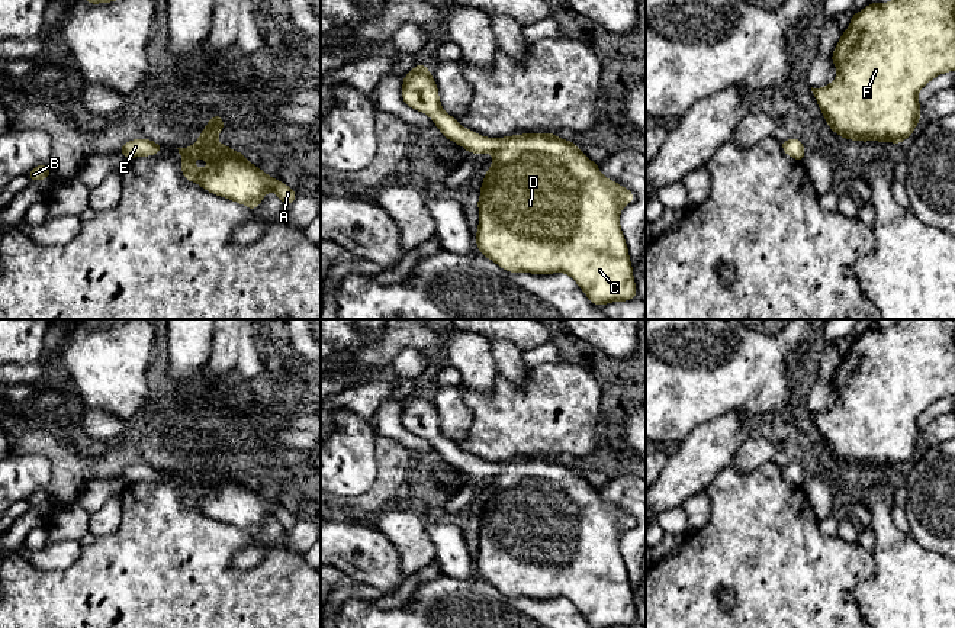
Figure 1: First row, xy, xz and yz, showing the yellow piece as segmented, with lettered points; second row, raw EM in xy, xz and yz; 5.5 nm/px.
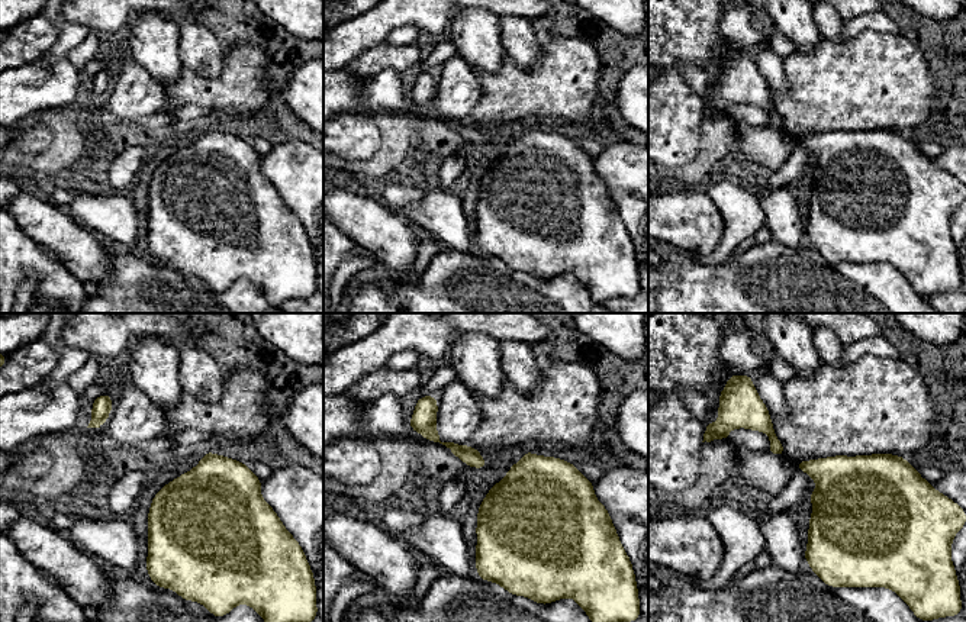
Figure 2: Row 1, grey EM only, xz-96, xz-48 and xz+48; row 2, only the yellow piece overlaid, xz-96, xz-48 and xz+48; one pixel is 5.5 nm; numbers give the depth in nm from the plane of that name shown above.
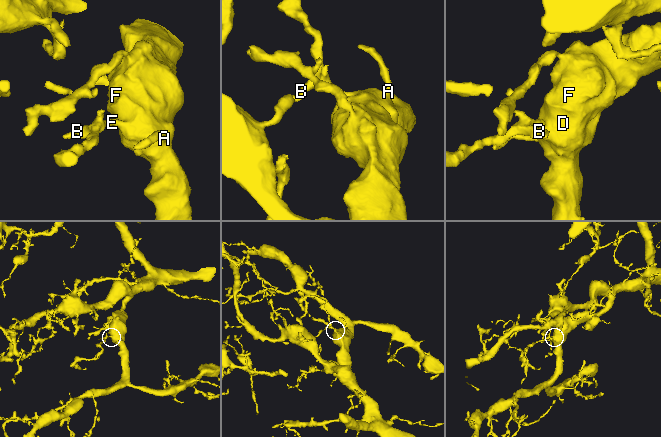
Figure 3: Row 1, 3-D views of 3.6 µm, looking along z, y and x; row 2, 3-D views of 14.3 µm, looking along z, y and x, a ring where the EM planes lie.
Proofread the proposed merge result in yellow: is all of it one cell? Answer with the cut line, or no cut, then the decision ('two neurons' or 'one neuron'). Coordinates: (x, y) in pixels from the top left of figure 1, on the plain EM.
no cut | one neuron

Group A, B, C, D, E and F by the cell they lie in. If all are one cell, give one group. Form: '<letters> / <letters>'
A B C D E F

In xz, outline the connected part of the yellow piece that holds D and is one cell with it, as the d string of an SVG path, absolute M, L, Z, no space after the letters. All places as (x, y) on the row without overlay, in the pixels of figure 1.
M424 387L402 406L403 428L425 438L446 464L469 479L492 479L478 524L476 570L480 580L508 598L570 600L591 628L628 627L637 622L633 590L621 557L620 537L634 518L608 505L575 467L556 458L521 458L486 463L463 453L443 435L435 405Z

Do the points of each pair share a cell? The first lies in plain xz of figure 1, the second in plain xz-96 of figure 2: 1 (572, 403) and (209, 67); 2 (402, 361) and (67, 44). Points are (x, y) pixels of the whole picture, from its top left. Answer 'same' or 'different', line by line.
1: different
2: same

